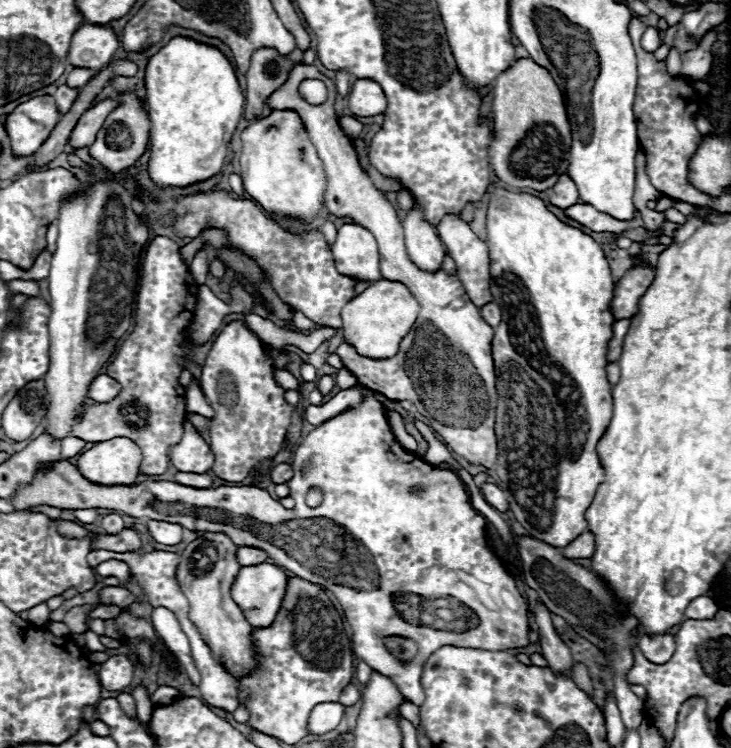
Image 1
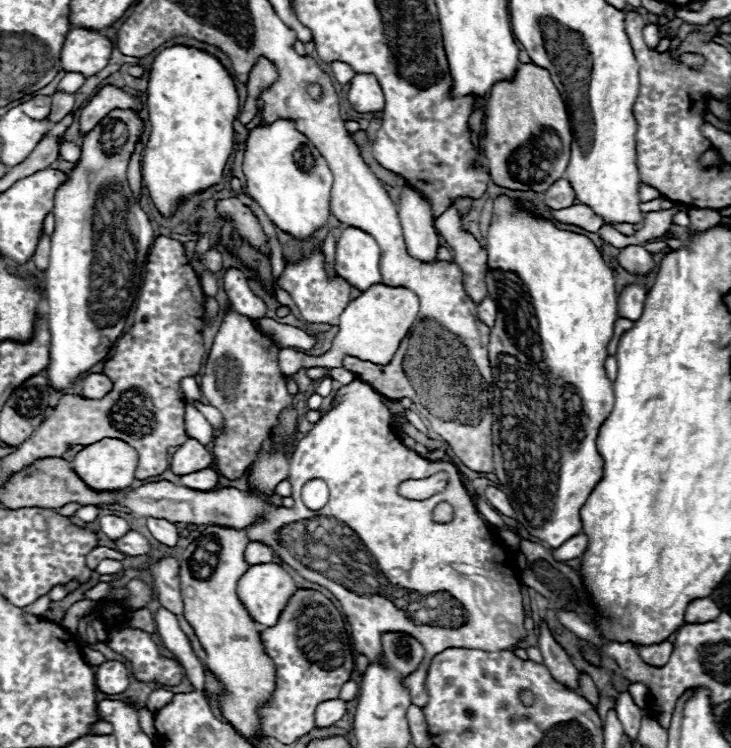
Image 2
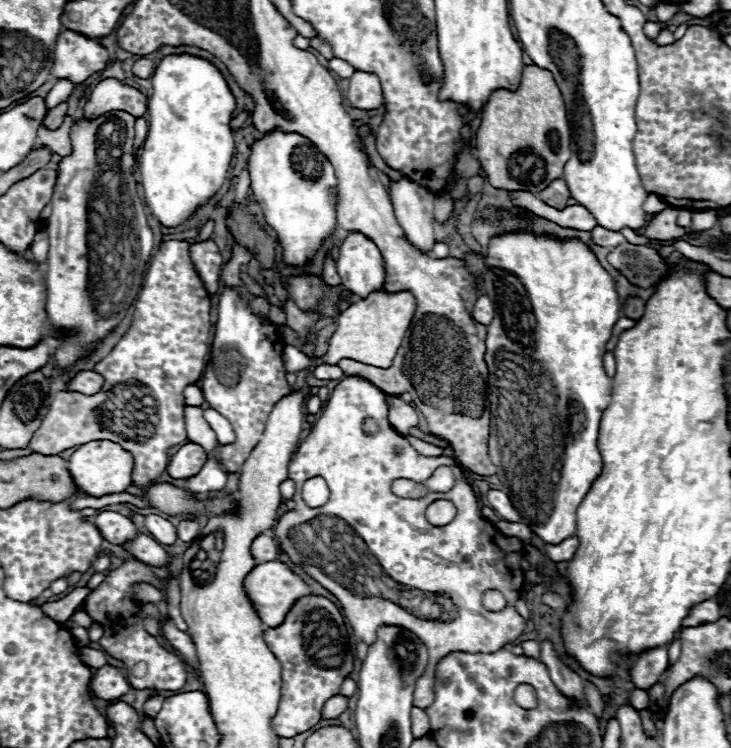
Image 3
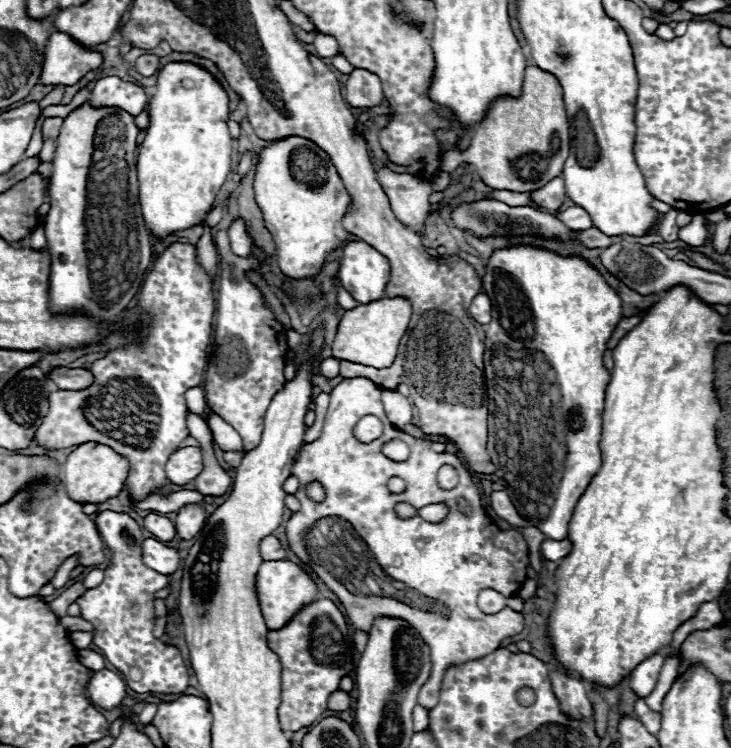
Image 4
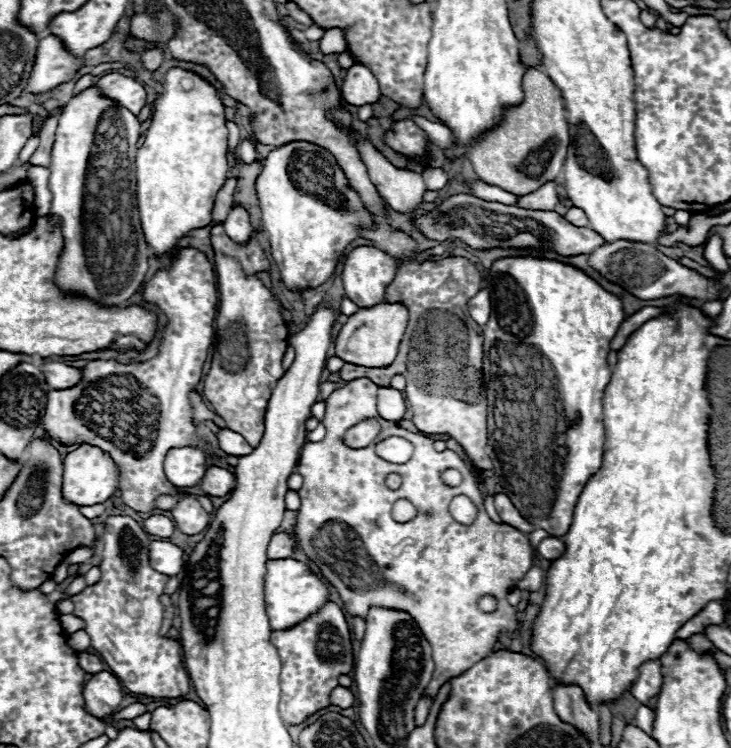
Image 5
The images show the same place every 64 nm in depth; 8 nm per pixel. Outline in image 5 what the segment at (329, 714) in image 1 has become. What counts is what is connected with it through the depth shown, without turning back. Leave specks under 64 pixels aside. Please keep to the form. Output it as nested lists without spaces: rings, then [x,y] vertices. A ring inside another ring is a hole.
[[[342,686],[334,688],[332,696],[330,696],[330,702],[336,704],[336,706],[340,706],[340,708],[350,708],[354,704],[354,700],[356,700],[354,692],[350,688],[342,688]]]

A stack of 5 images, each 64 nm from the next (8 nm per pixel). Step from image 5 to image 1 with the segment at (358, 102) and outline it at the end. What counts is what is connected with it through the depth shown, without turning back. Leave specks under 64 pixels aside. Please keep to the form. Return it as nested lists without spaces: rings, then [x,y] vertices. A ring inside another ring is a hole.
[[[358,78],[348,94],[348,106],[358,116],[376,116],[386,110],[386,96],[378,82],[370,78]]]

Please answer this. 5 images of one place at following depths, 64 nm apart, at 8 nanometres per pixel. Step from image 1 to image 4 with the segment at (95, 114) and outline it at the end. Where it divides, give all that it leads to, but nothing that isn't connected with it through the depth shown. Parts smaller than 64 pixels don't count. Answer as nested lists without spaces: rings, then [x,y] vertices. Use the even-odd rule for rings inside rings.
[[[106,76],[100,78],[92,88],[92,104],[96,106],[118,106],[130,112],[132,116],[138,116],[148,106],[146,92],[132,84],[124,82],[118,76]]]

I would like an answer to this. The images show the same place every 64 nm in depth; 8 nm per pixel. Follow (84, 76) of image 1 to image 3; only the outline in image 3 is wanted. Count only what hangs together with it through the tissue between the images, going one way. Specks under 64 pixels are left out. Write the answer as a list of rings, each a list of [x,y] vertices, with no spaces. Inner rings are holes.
[[[58,80],[56,86],[54,86],[54,88],[48,92],[48,96],[44,98],[44,100],[46,100],[46,106],[48,106],[48,108],[54,108],[54,106],[58,106],[60,102],[66,102],[72,88],[74,88],[74,84],[70,84],[68,80]]]

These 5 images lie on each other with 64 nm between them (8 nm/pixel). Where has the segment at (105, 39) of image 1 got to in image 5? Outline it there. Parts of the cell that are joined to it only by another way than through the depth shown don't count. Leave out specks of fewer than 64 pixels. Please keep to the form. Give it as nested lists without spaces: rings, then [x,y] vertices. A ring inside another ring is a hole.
[[[48,34],[46,38],[40,40],[36,48],[34,66],[24,88],[24,94],[40,94],[62,82],[68,82],[72,78],[70,74],[72,64],[74,58],[64,50],[62,42],[56,36]]]

